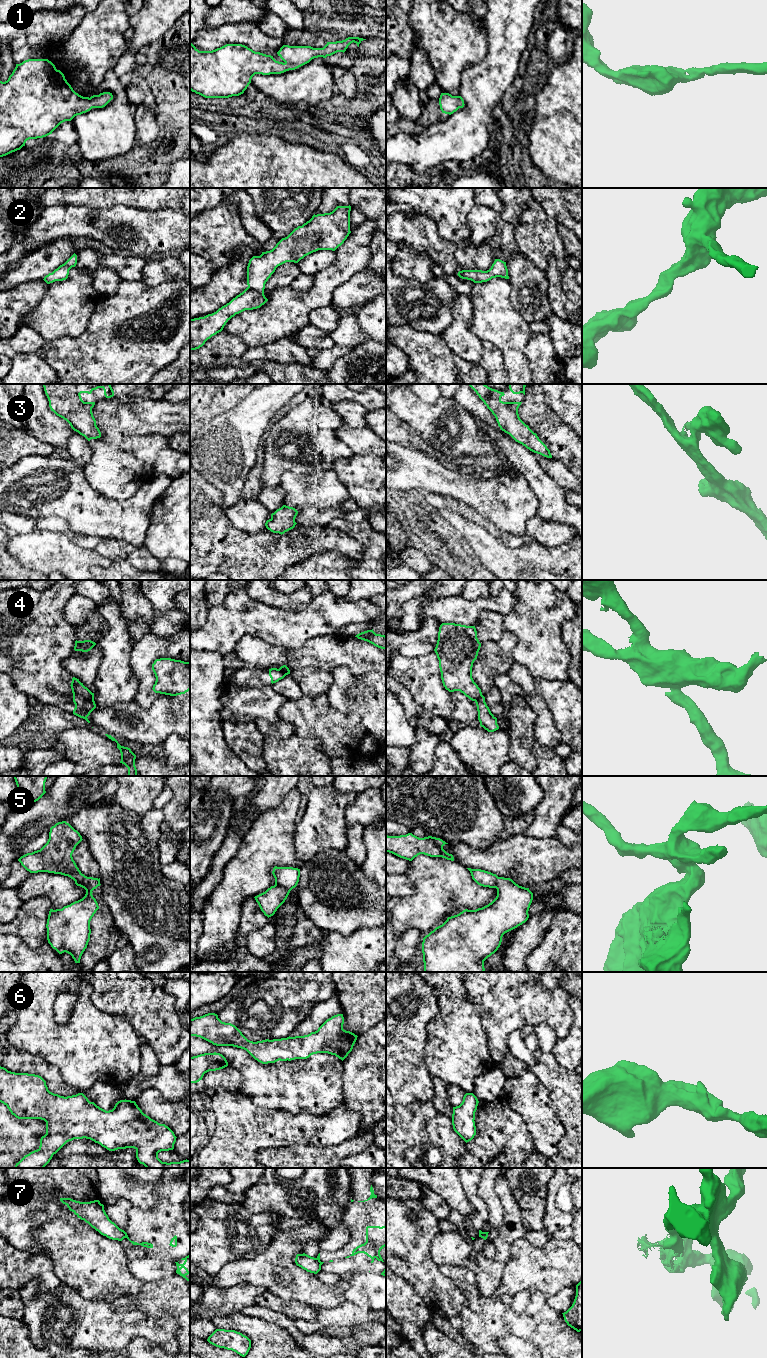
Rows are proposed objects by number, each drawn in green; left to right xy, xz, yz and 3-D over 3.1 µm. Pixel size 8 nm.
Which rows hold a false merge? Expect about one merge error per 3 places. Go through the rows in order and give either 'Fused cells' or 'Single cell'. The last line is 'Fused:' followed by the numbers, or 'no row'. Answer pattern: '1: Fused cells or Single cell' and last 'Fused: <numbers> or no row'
1: Single cell
2: Single cell
3: Single cell
4: Fused cells
5: Fused cells
6: Single cell
7: Fused cells
Fused: 4, 5, 7

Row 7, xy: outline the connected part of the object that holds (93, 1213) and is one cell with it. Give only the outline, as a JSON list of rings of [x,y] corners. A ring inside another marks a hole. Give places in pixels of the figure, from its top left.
[[[60,1198],[60,1201],[101,1235],[118,1241],[125,1238],[124,1230],[109,1219],[104,1210],[104,1205],[99,1200],[80,1202],[71,1198]]]

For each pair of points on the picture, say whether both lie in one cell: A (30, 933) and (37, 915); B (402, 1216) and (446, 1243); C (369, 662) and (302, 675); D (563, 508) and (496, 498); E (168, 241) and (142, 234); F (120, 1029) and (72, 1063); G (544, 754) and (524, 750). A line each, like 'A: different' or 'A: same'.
A: same
B: different
C: different
D: different
E: same
F: same
G: different

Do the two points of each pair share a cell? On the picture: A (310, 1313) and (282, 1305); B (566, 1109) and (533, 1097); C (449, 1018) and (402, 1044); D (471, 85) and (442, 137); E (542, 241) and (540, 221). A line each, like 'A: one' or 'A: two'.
A: one
B: two
C: two
D: one
E: one

